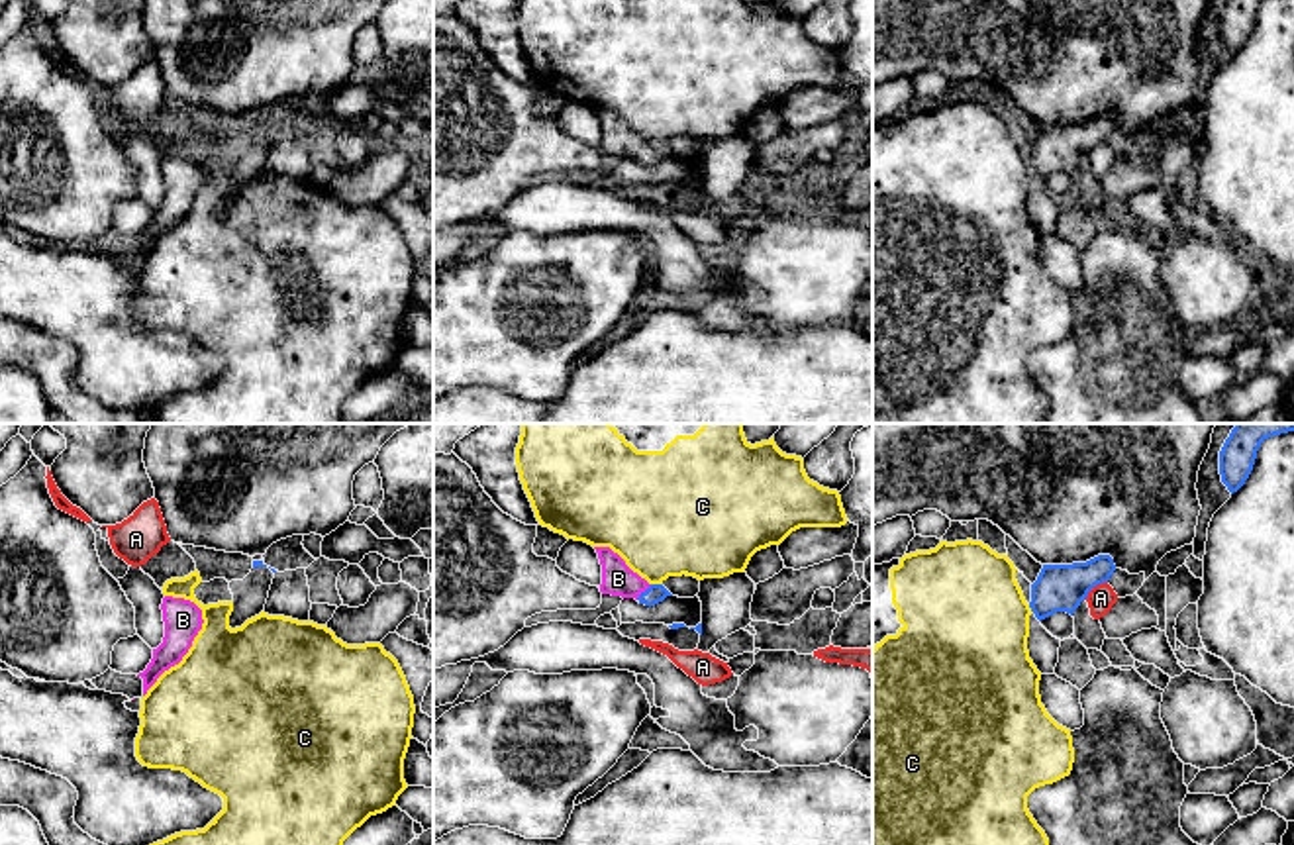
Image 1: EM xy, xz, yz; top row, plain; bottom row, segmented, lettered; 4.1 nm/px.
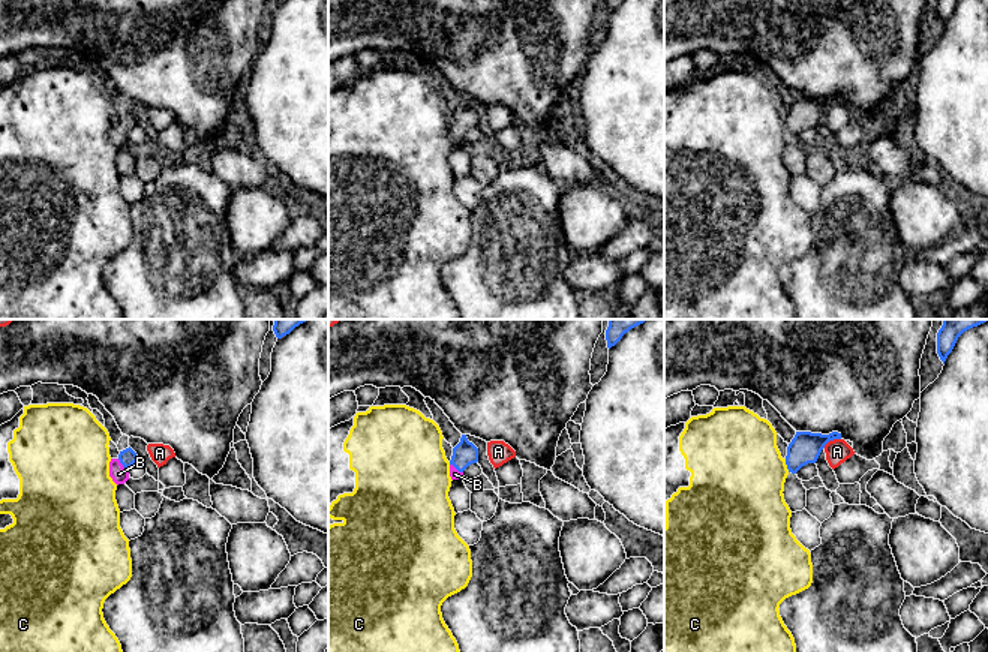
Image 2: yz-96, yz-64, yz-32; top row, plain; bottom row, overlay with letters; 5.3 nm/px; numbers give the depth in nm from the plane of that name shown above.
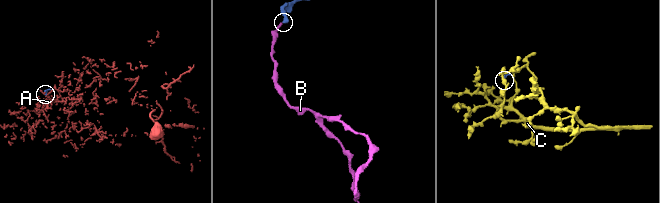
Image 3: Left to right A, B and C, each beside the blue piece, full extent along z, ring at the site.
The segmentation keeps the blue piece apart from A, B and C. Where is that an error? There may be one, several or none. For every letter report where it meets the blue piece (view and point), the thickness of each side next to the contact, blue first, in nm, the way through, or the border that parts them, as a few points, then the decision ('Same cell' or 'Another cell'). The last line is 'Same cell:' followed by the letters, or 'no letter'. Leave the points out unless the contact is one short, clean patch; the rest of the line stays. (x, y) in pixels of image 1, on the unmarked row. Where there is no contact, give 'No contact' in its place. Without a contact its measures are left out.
A: Touches blue at yz (1094, 146). Thickness 190 nm (blue) against 110 nm. Boundary: yz (1106, 142), (1098, 144), (1085, 159). Another cell
B: Touches blue at xz (646, 151). Thickness 80 nm (blue) against 140 nm. Path across: xz (655, 153), (646, 151), (618, 140). Same cell
C: Touches blue at xz (657, 146). Thickness 80 nm (blue) against 440 nm. Boundary: xz (651, 144), (661, 146). Another cell
Same cell: B

